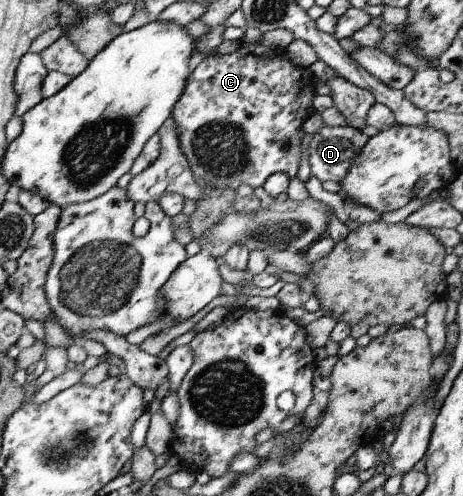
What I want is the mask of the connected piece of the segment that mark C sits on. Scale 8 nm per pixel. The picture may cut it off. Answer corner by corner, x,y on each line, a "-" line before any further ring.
242,42
239,49
229,55
215,52
201,59
188,78
173,112
182,152
196,180
214,189
233,189
236,192
243,183
253,189
263,185
275,172
293,178
301,158
299,145
305,134
302,126
315,112
312,100
316,96
317,81
311,75
309,68
293,66
284,49
274,49
261,42

